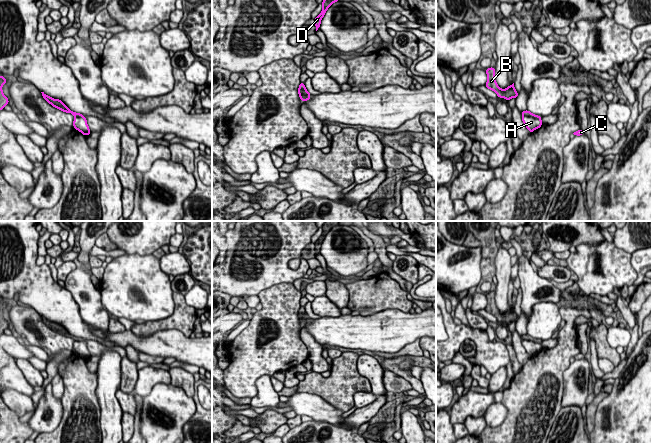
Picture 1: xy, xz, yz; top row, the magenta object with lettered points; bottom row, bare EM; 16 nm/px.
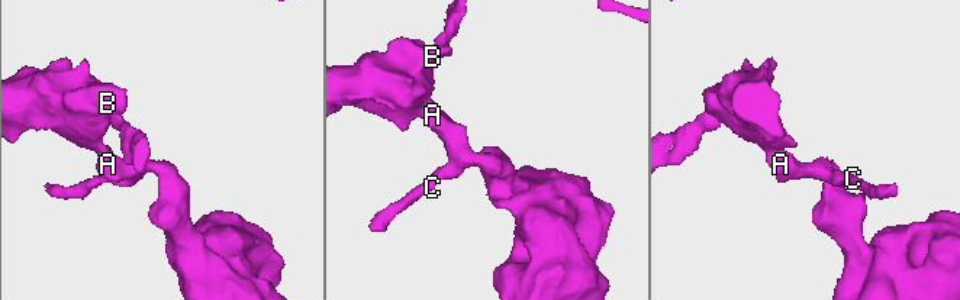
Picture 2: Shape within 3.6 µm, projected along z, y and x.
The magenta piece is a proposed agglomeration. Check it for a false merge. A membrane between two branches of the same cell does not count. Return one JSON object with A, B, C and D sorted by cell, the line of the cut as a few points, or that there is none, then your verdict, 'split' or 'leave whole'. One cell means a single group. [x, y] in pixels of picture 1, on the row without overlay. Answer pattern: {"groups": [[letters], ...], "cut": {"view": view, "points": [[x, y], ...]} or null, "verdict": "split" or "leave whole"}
{"groups": [["A", "C"], ["B", "D"]], "cut": {"view": "yz", "points": [[522, 339], [540, 342]]}, "verdict": "split"}

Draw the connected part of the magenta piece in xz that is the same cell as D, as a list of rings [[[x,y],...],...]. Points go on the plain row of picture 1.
[[[326,221],[322,226],[322,235],[321,237],[314,243],[316,255],[320,252],[321,244],[324,241],[328,232],[335,226],[339,224],[339,221]]]

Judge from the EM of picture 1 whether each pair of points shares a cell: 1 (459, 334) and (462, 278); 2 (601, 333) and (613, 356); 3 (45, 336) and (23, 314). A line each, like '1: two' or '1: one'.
1: two
2: one
3: one

